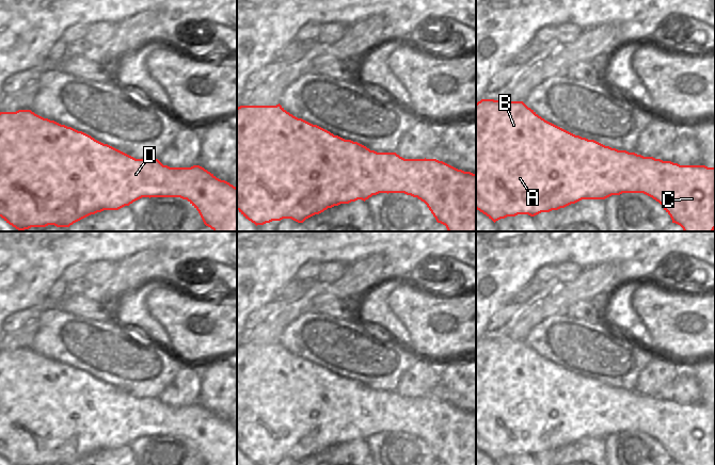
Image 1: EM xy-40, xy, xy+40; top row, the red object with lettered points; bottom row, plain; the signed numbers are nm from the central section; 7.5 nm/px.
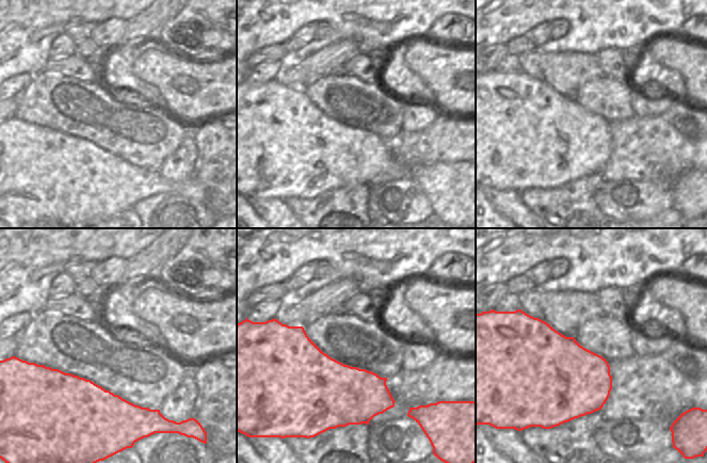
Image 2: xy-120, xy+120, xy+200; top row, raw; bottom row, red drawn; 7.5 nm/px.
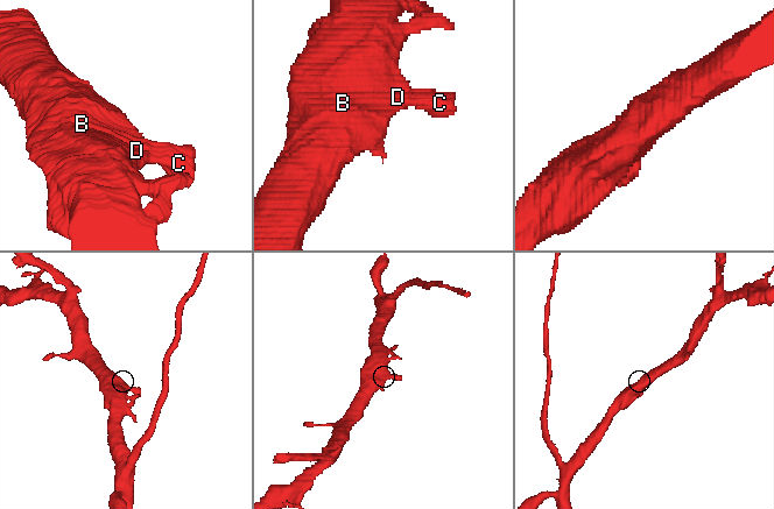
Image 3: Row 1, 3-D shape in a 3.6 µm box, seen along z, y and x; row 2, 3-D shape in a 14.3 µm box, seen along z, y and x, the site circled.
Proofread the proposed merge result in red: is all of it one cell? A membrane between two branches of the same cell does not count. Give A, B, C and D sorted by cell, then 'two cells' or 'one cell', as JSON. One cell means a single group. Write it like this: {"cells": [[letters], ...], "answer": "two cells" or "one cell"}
{"cells": [["A", "B", "C", "D"]], "answer": "one cell"}

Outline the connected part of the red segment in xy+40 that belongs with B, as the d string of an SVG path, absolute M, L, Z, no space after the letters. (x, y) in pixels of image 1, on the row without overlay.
M481 338L476 342L476 448L494 462L507 455L535 455L582 438L644 432L658 440L680 465L715 465L715 406L680 404L605 385L575 374L539 355L523 340Z

